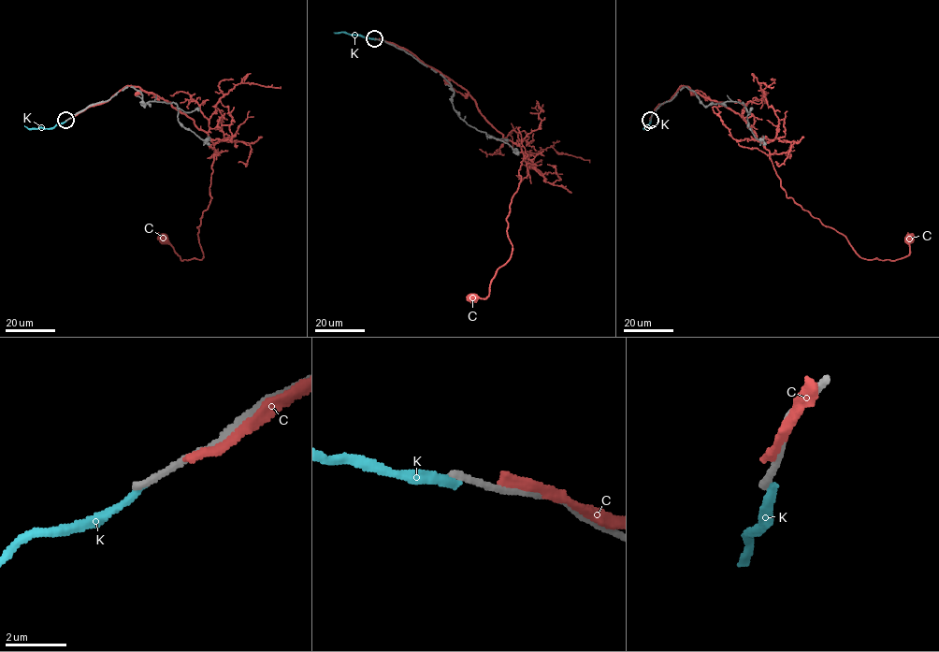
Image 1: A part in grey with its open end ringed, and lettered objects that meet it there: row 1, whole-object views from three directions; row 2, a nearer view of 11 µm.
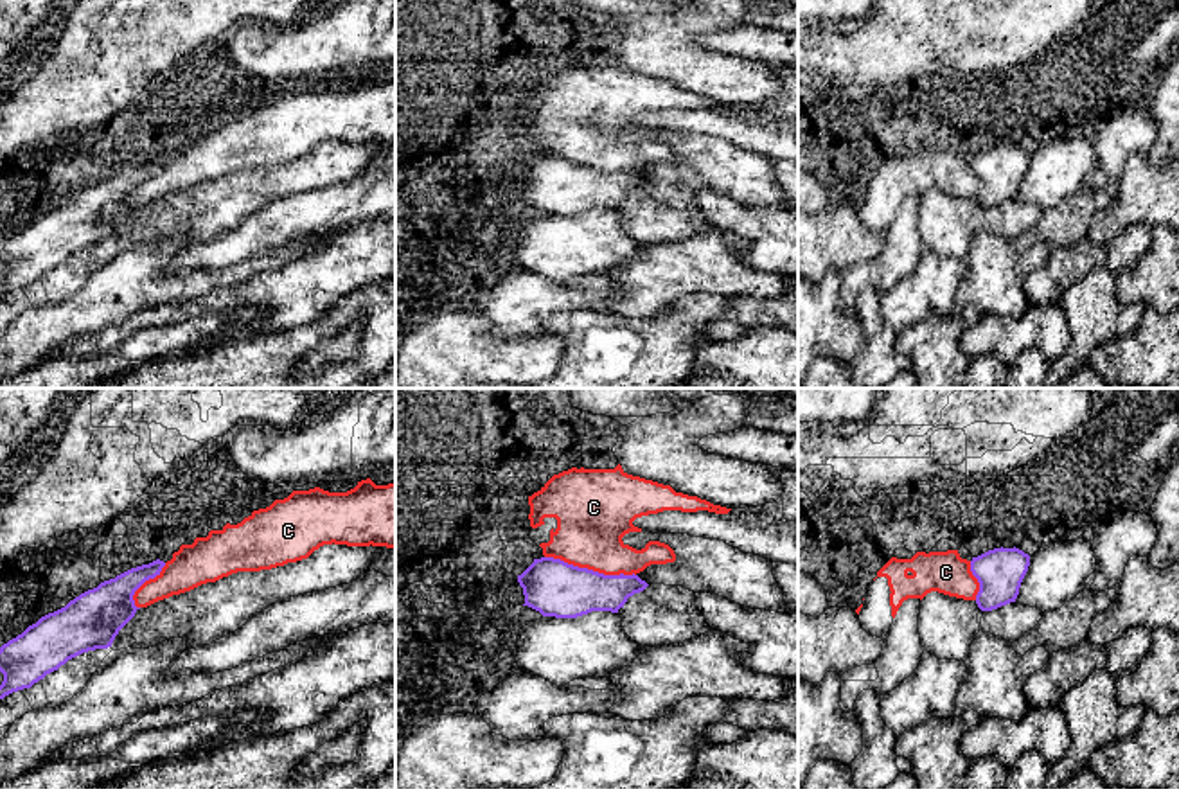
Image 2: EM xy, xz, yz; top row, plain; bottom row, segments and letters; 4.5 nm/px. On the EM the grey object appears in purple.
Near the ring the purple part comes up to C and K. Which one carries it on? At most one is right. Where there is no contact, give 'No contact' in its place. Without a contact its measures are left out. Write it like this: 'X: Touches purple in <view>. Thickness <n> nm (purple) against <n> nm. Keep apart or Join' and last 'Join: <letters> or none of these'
C: Touches purple in xz. Thickness 260 nm (purple) against 320 nm. Keep apart
K: No contact. Keep apart
Join: none of these

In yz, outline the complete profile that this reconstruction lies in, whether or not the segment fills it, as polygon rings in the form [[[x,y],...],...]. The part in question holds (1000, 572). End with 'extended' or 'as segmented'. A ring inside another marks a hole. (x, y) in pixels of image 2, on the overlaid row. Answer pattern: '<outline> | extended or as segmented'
[[[994,548],[971,561],[971,572],[980,582],[976,604],[992,611],[1015,602],[1028,572],[1030,555],[1019,548]]] | as segmented

